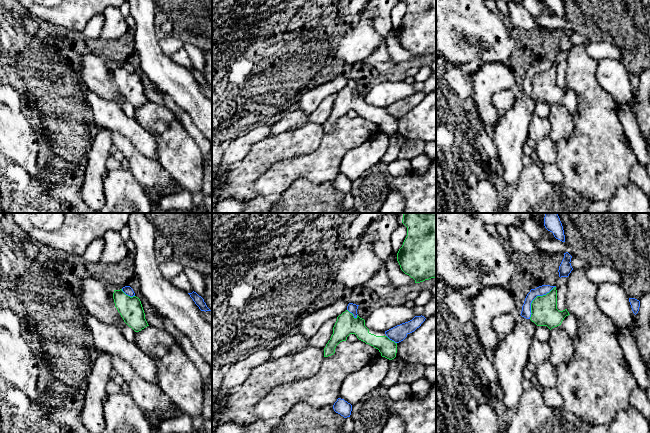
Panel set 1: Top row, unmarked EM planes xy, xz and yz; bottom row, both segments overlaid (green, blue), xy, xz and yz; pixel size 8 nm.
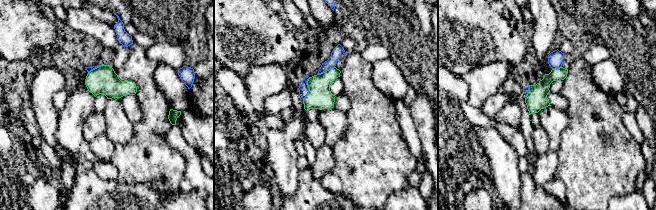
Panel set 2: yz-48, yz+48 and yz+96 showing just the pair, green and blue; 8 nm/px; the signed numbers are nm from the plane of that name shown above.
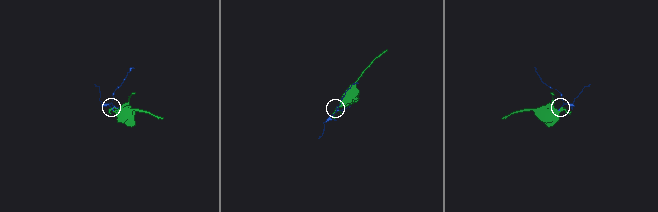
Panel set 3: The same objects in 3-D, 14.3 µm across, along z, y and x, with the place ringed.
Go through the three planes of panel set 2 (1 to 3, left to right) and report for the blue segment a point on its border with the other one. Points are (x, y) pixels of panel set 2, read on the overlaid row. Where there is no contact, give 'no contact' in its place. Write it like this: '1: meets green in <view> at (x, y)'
1: meets green in yz-48 at (95, 68)
2: meets green in yz+48 at (308, 87)
3: meets green in yz+96 at (556, 68)

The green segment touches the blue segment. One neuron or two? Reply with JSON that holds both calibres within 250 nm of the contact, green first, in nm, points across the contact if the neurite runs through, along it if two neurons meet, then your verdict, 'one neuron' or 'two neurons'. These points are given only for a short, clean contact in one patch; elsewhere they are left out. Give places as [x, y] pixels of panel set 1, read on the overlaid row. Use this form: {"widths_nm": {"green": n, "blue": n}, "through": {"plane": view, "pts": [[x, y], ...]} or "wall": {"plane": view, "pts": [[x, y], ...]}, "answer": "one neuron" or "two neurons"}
{"widths_nm": {"green": 220, "blue": 80}, "answer": "two neurons"}

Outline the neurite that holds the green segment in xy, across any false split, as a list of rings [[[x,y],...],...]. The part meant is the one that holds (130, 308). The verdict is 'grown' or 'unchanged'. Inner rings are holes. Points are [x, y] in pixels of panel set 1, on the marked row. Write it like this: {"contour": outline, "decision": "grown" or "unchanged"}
{"contour": [[[120,289],[114,290],[113,299],[115,307],[124,322],[135,332],[139,332],[149,326],[145,319],[145,313],[141,301],[138,297],[130,297]]], "decision": "unchanged"}

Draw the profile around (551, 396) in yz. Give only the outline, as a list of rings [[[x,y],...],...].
[[[538,387],[541,391],[543,400],[545,404],[551,408],[556,408],[556,409],[563,409],[564,408],[564,401],[557,390],[557,388],[540,388]]]

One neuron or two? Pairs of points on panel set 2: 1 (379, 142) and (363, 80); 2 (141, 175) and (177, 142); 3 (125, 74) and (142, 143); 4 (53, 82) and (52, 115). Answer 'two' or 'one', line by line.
1: one
2: two
3: one
4: one

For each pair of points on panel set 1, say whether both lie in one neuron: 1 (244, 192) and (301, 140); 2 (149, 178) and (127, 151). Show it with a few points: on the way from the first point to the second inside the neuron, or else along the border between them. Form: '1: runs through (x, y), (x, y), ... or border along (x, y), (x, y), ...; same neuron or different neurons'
1: runs through (248, 175), (275, 148), (284, 145); same neuron
2: runs through (146, 171), (134, 158); same neuron

